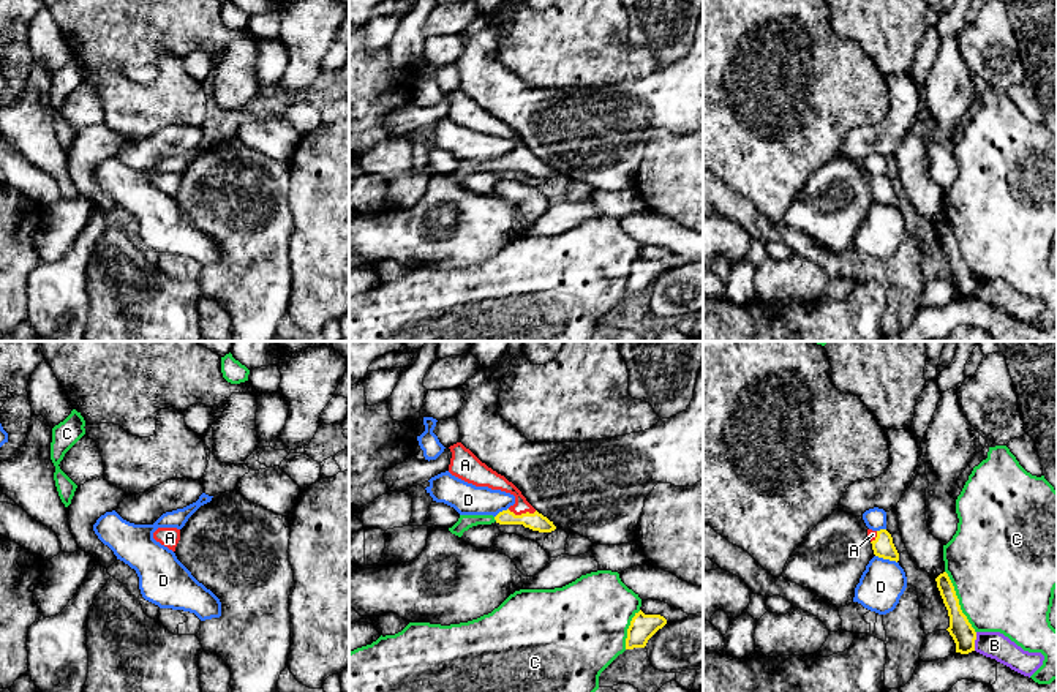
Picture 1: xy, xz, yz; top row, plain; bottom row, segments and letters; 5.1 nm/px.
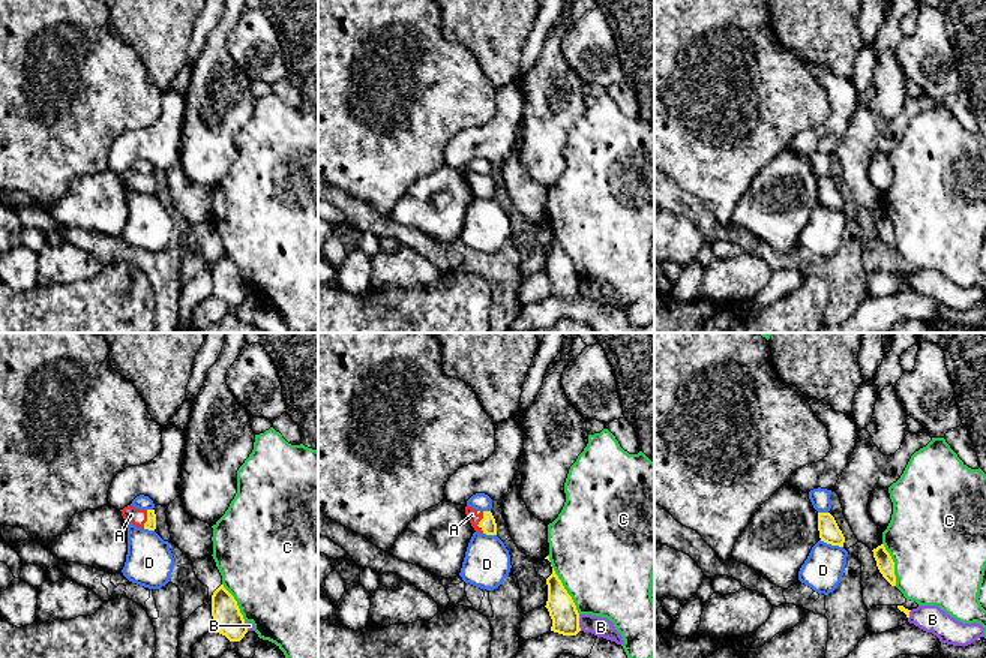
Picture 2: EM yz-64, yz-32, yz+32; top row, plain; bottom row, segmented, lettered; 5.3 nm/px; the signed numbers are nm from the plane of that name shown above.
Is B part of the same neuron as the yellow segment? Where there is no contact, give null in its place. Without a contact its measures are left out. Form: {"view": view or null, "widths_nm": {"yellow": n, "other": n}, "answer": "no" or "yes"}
{"view": "yz", "widths_nm": {"yellow": 120, "other": 140}, "answer": "no"}

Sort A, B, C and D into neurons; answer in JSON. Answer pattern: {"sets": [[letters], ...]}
{"sets": [["A"], ["B"], ["C"], ["D"]]}

